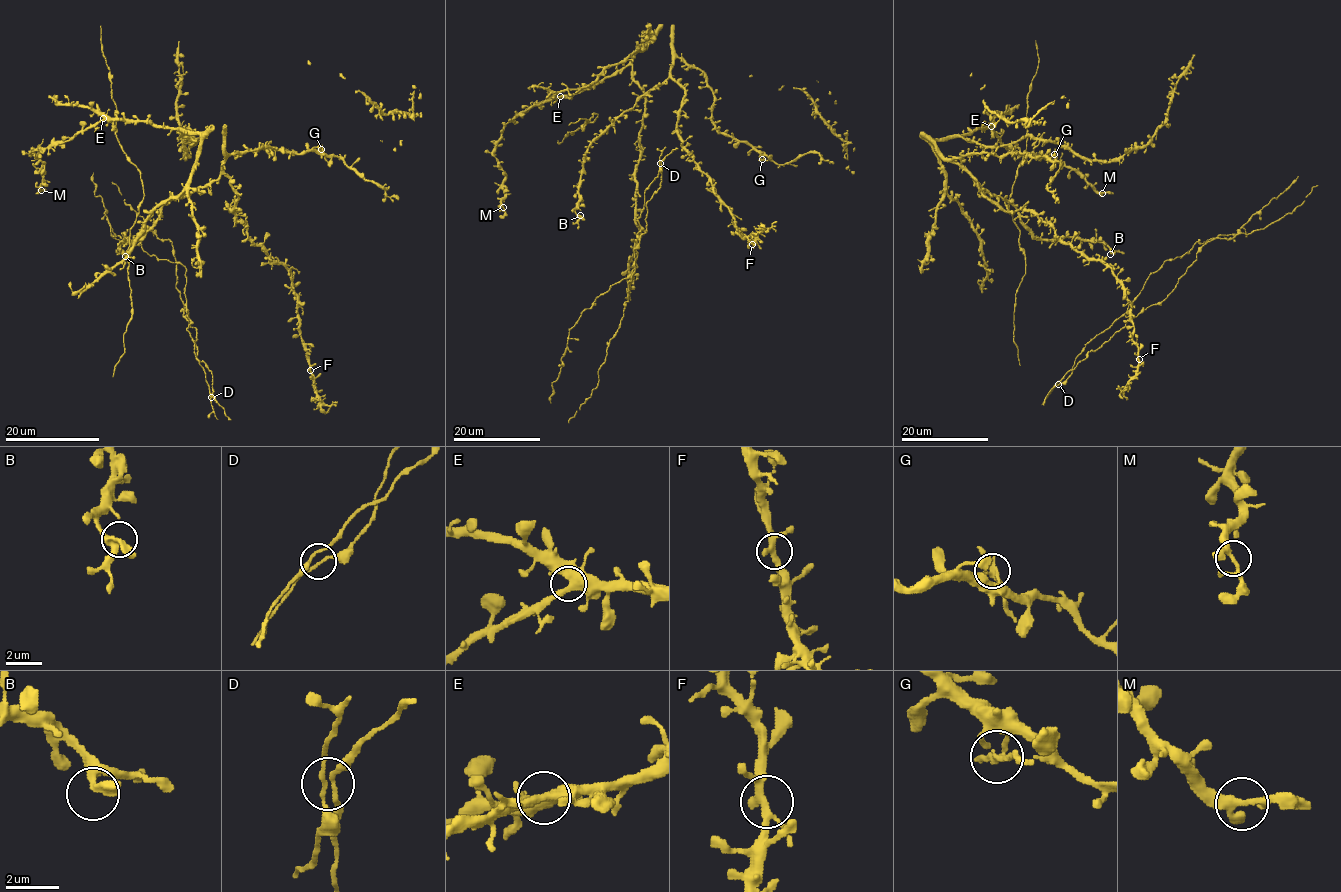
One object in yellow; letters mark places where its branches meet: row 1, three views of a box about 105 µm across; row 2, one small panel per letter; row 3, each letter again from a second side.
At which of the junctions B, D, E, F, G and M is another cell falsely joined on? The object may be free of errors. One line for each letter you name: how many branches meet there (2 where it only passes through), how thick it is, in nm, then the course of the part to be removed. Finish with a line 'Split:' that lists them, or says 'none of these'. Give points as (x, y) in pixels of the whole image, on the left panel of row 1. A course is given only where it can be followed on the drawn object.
G: 4 branches meet; 240 nm thick; foreign part runs (321, 149), (328, 162)
Split: G

